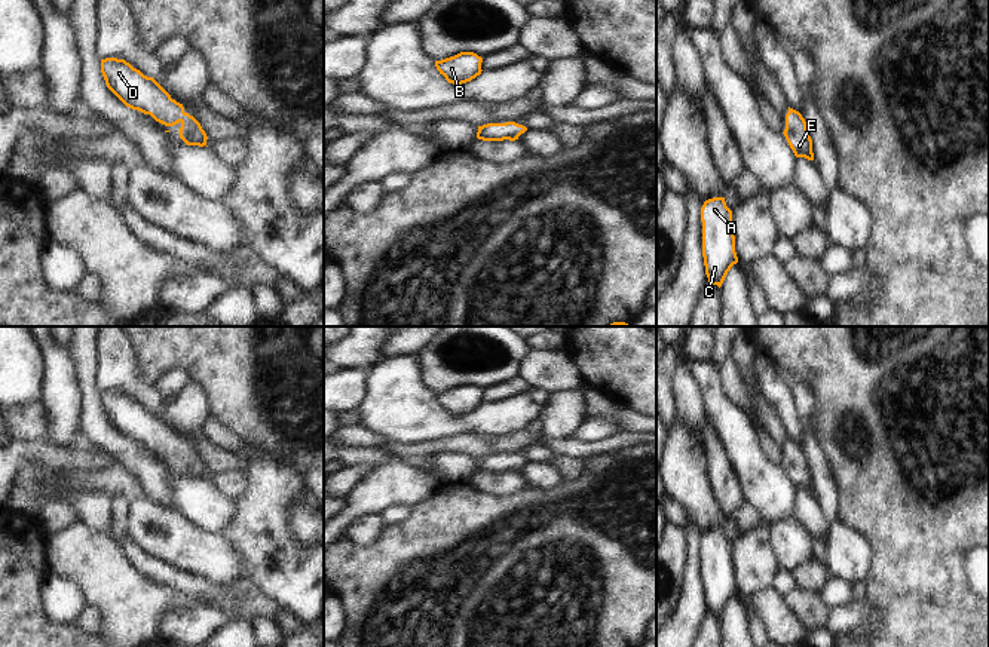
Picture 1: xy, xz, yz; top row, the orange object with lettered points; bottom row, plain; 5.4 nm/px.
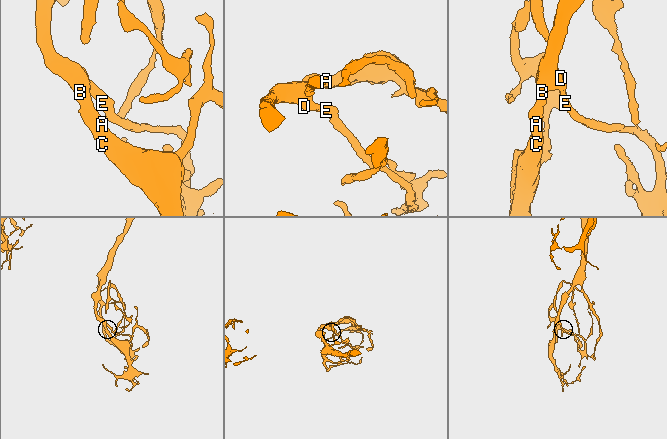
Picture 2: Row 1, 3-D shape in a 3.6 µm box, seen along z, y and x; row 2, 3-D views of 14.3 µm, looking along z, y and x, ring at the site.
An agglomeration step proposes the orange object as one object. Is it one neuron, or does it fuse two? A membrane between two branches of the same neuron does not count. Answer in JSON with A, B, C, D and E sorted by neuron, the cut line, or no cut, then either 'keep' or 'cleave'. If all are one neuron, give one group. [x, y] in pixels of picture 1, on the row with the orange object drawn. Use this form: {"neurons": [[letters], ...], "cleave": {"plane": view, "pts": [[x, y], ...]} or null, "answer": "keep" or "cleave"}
{"neurons": [["A", "B", "C", "D", "E"]], "cleave": null, "answer": "keep"}

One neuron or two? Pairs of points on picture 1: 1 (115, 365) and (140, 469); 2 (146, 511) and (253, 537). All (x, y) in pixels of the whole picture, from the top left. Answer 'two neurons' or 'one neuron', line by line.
1: two neurons
2: two neurons

